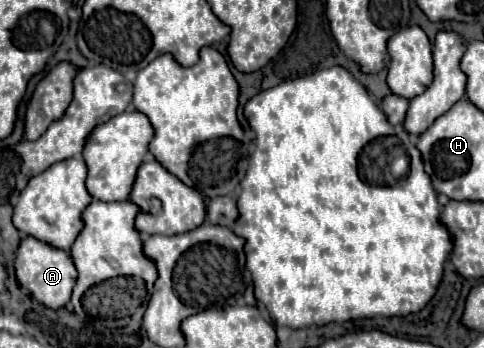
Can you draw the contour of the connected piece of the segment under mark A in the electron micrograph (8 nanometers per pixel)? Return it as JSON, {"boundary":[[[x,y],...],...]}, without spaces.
{"boundary":[[[34,236],[22,238],[22,244],[18,248],[18,258],[16,258],[16,278],[22,288],[30,290],[34,300],[38,300],[40,304],[54,308],[54,310],[66,306],[66,302],[72,296],[76,276],[78,276],[78,272],[74,268],[74,262],[70,260],[68,250],[54,248]]]}

